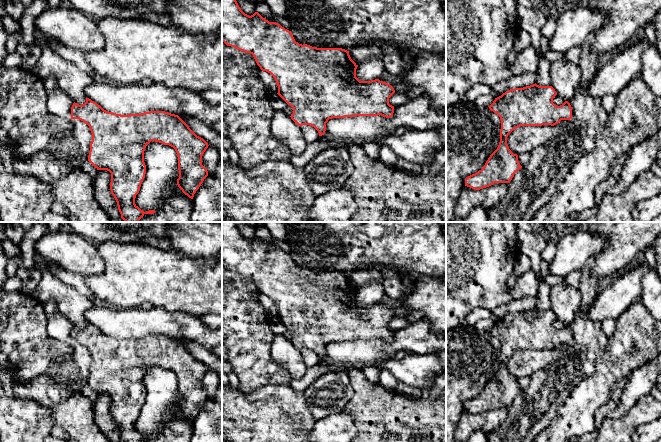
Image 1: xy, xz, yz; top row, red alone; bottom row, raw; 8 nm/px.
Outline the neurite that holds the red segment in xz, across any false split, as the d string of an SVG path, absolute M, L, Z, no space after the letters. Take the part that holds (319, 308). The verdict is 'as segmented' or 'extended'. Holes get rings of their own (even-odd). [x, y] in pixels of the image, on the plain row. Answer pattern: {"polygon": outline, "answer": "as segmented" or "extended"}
{"polygon": "M222 222L222 266L224 266L227 270L231 270L240 275L252 278L260 293L262 295L270 297L274 301L278 310L277 318L288 329L290 329L293 332L293 337L291 338L290 341L295 346L295 348L297 348L298 350L310 349L318 355L319 360L325 358L326 347L328 346L329 343L332 342L345 342L345 341L355 341L355 340L378 340L378 339L390 342L393 340L394 330L389 328L389 322L395 317L394 312L390 308L380 305L379 303L371 305L360 305L356 301L356 293L358 289L351 283L349 275L342 272L317 272L307 268L303 269L299 268L298 266L295 265L292 256L285 253L280 248L276 246L269 246L268 244L263 242L258 236L255 236L251 240L245 238L239 231L236 222Z", "answer": "as segmented"}

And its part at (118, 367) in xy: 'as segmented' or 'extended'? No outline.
as segmented

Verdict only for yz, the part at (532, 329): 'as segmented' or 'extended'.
as segmented

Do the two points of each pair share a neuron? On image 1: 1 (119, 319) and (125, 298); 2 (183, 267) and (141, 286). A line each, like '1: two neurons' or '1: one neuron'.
1: two neurons
2: one neuron

